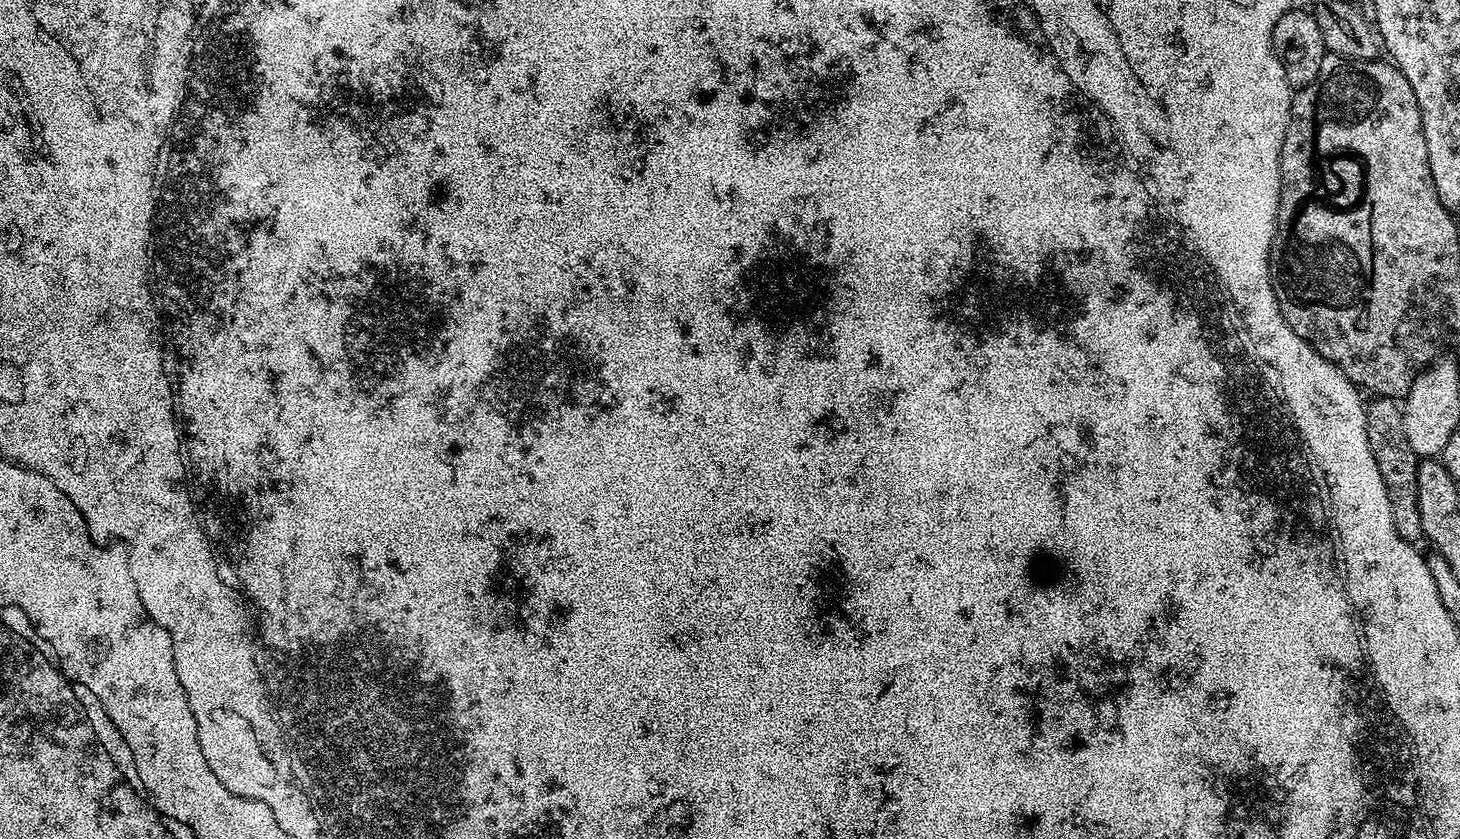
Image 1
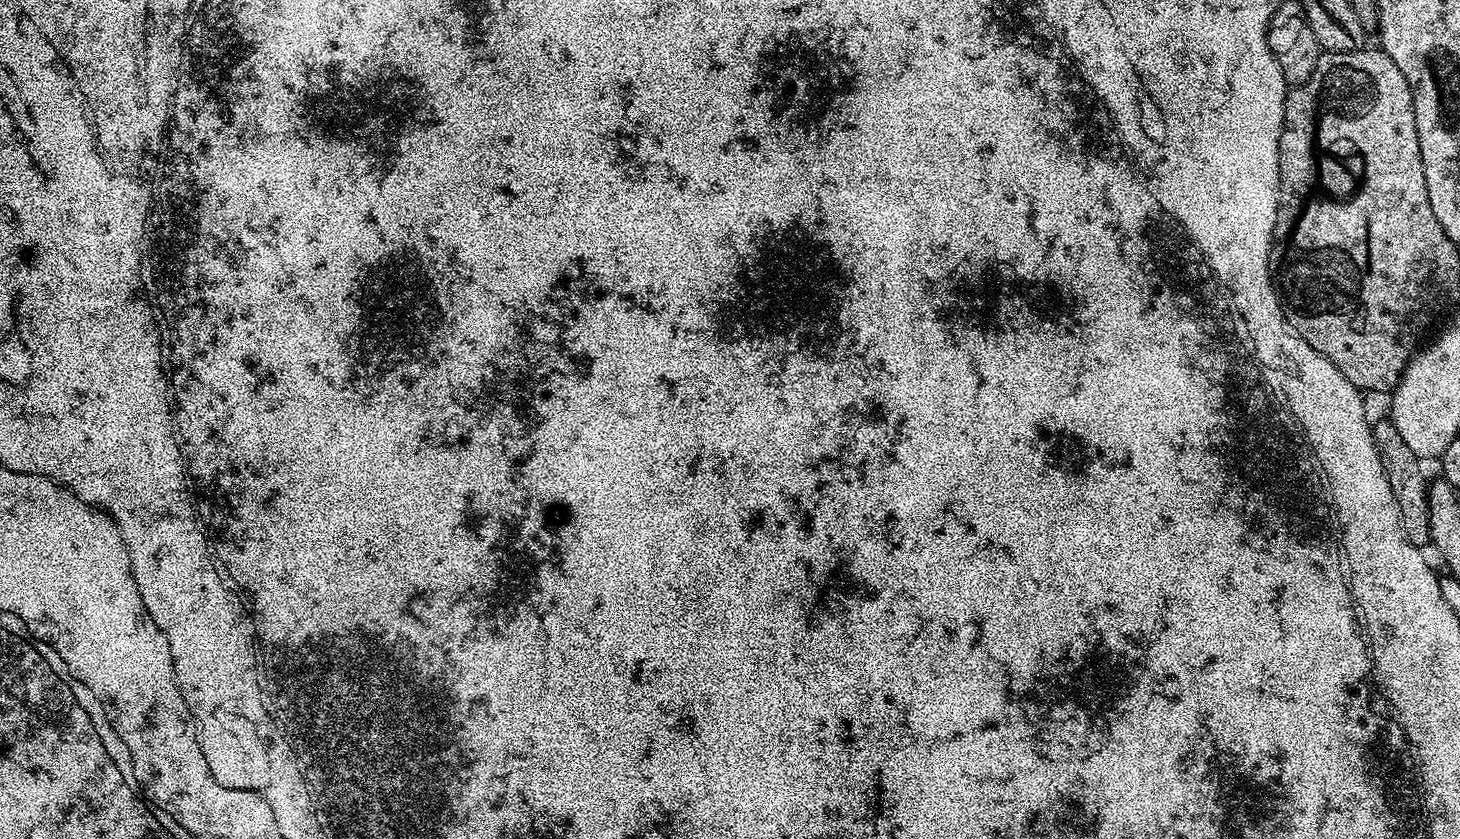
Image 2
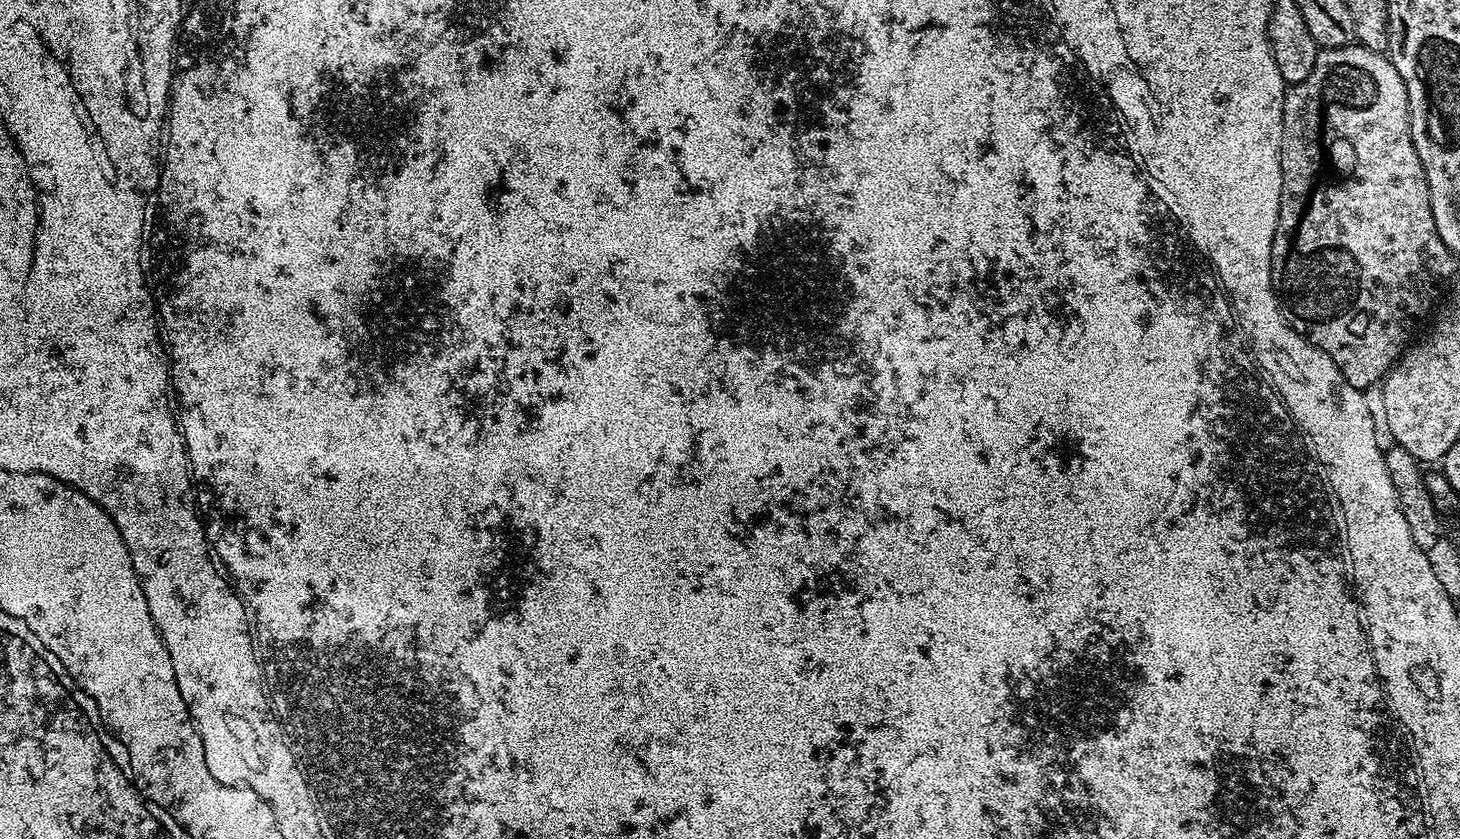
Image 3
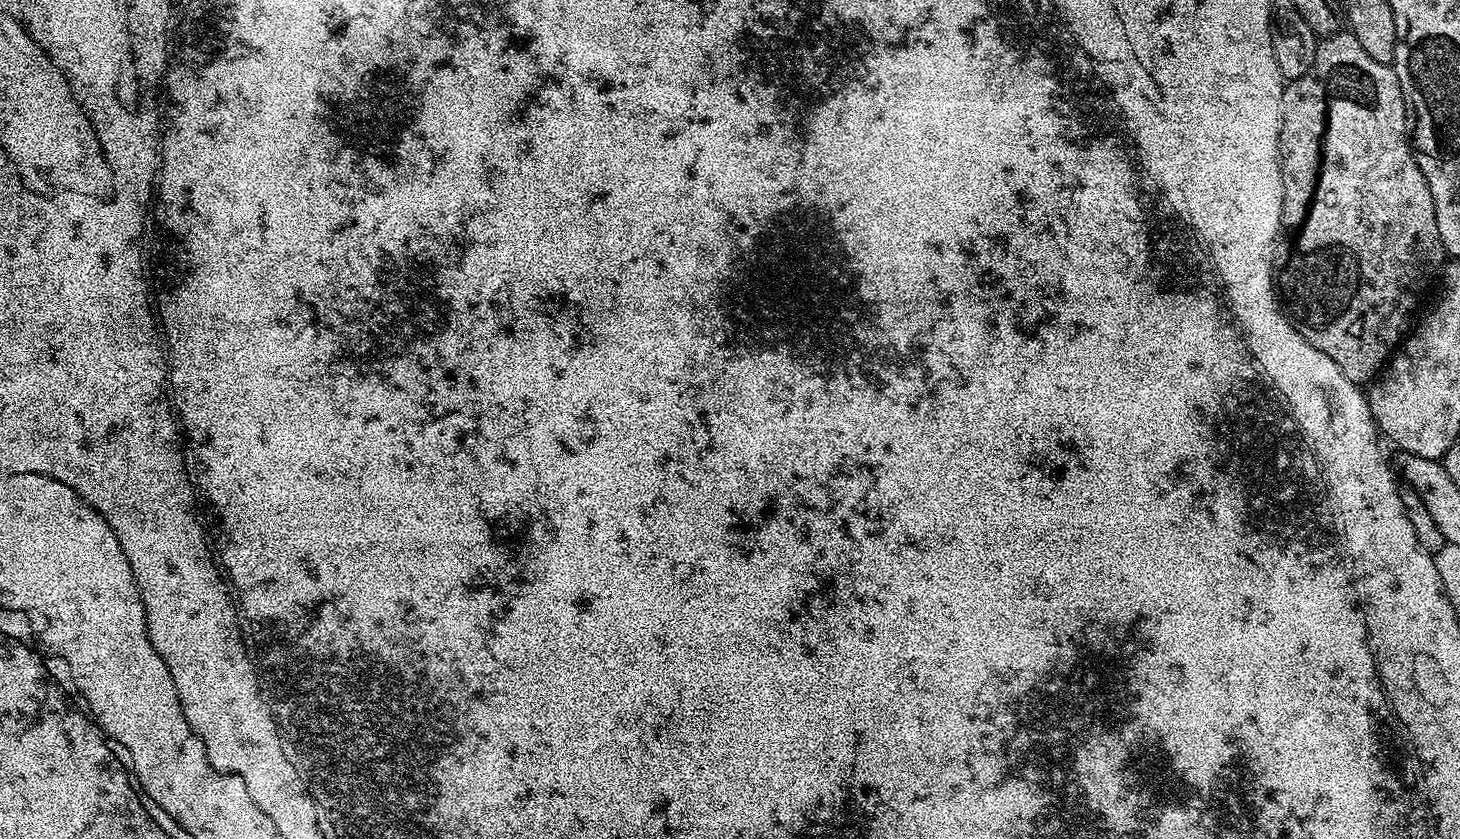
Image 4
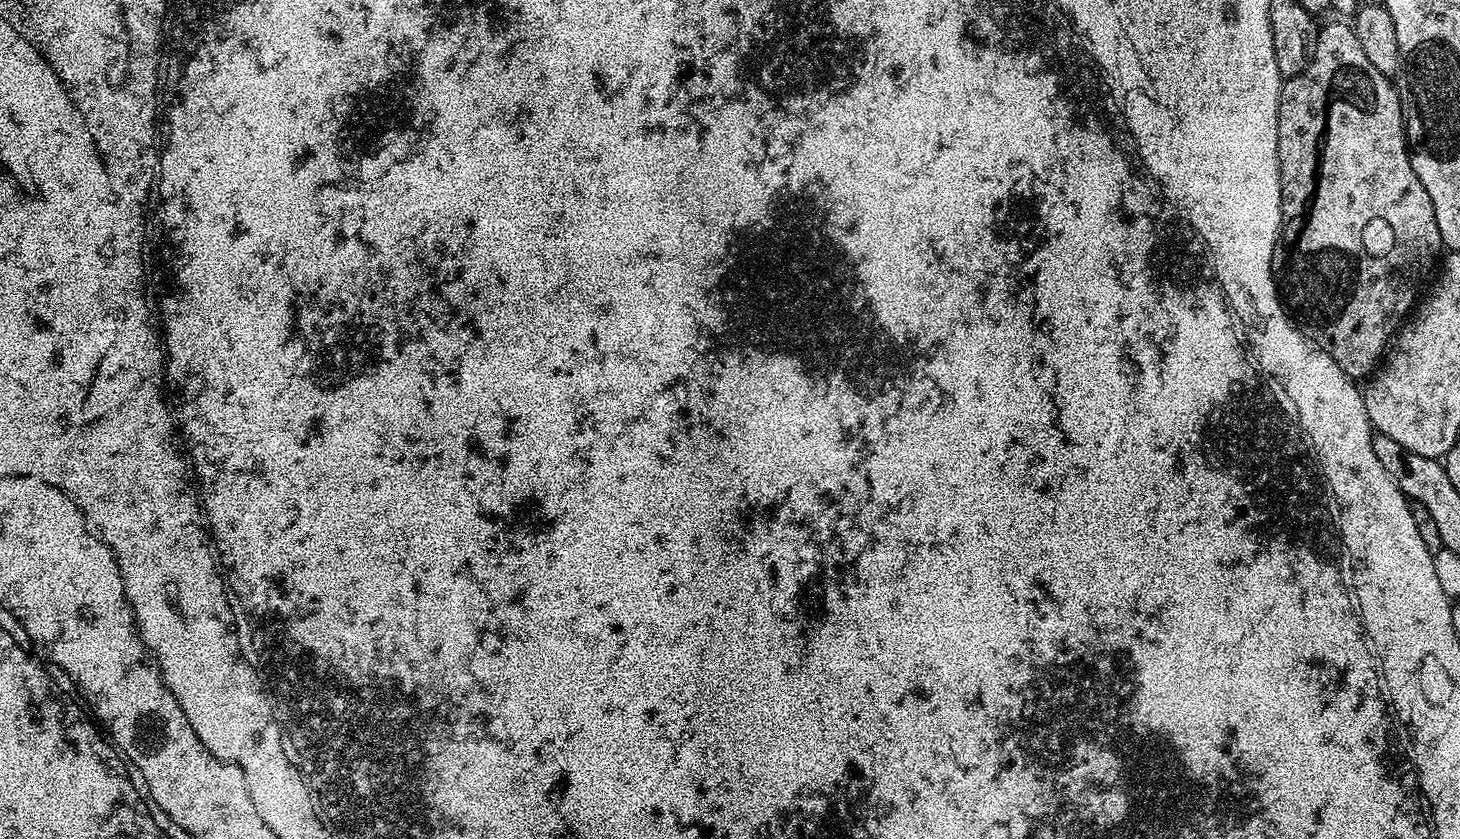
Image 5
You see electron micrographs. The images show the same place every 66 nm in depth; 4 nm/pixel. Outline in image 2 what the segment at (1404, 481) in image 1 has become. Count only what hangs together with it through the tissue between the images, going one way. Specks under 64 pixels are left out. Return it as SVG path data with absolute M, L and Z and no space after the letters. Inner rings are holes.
M1391 419L1375 421L1372 424L1372 437L1378 450L1378 458L1382 462L1382 470L1386 474L1386 482L1390 482L1390 490L1394 494L1394 502L1398 506L1400 528L1406 539L1415 548L1424 550L1429 547L1430 534L1430 502L1428 501L1429 477L1424 477L1425 461L1398 434L1398 426L1394 426Z

